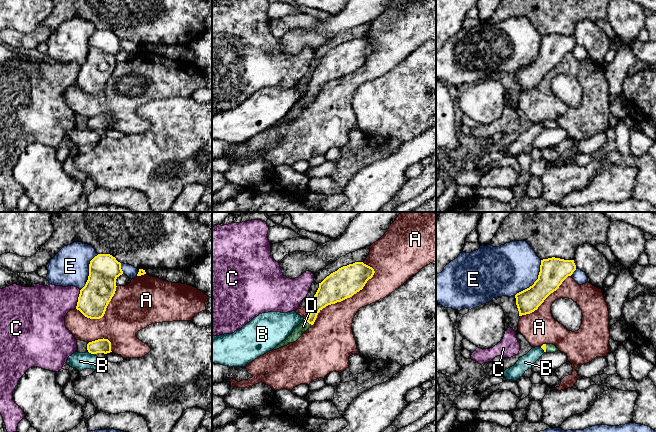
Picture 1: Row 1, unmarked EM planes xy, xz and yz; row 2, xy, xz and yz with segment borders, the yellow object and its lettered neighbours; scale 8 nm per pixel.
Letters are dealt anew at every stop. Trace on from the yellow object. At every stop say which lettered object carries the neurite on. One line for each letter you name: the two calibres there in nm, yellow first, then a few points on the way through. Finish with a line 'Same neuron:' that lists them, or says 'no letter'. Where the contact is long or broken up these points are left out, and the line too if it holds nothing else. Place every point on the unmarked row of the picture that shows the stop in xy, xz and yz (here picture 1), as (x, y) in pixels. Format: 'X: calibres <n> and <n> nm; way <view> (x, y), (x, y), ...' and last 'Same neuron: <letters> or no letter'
D: calibres 150 and 80 nm; way xz (325, 72), (316, 81), (308, 98), (303, 102)
Same neuron: D

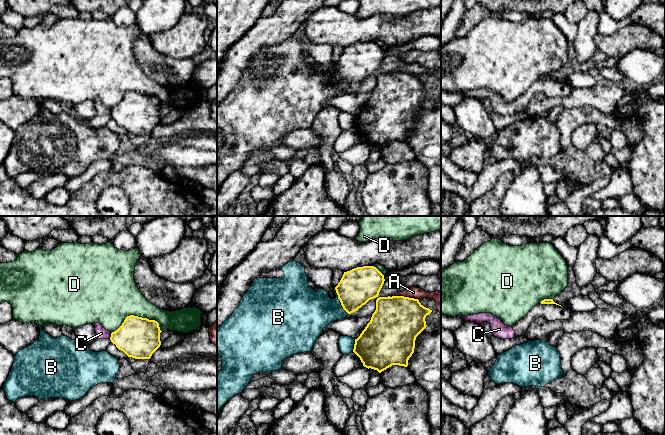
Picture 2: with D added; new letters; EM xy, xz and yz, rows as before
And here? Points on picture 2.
Same neuron: no letter

